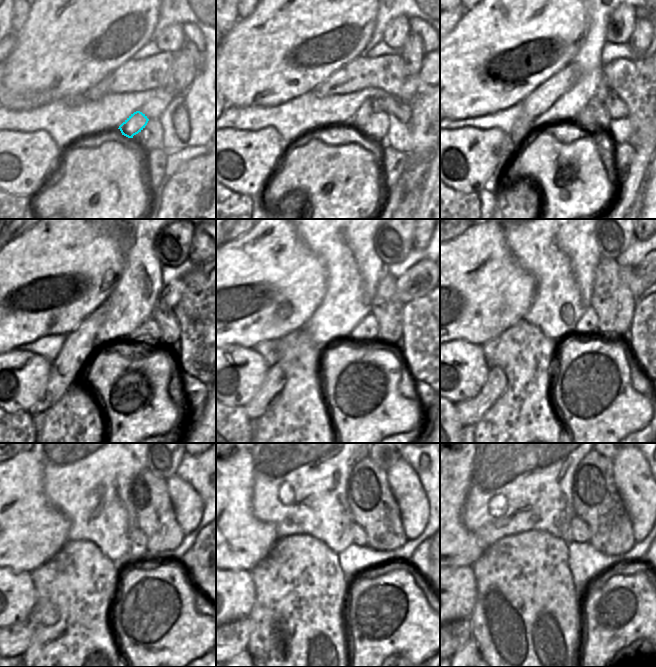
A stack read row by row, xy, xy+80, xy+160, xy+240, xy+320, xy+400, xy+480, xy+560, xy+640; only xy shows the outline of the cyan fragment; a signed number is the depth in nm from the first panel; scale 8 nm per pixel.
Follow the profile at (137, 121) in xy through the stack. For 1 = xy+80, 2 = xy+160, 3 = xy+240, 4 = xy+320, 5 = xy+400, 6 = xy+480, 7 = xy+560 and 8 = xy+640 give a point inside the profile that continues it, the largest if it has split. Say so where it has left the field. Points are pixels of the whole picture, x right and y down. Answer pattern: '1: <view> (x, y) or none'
1: xy+80 (362, 115)
2: xy+160 (601, 93)
3: xy+240 (194, 282)
4: xy+320 (419, 280)
5: xy+400 (643, 269)
6: none
7: none
8: none

